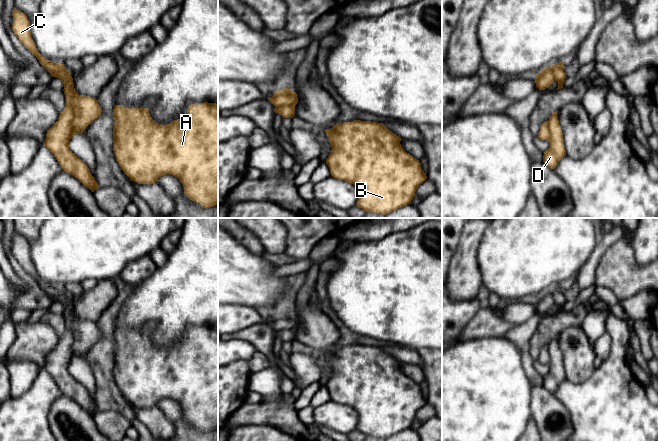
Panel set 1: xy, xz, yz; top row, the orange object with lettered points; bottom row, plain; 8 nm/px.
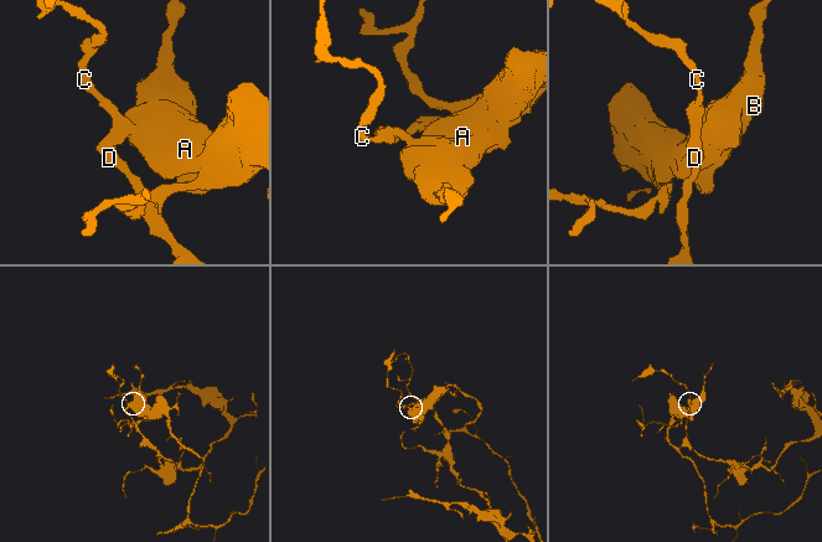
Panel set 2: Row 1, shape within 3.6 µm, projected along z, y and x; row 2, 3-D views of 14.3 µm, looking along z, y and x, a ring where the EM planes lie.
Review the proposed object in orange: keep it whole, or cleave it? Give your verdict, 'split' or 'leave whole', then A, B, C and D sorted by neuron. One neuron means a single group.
split; A B / C D

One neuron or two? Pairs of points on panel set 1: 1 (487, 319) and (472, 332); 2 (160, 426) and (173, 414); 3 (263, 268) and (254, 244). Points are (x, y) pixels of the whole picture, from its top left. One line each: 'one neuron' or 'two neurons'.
1: one neuron
2: two neurons
3: two neurons

